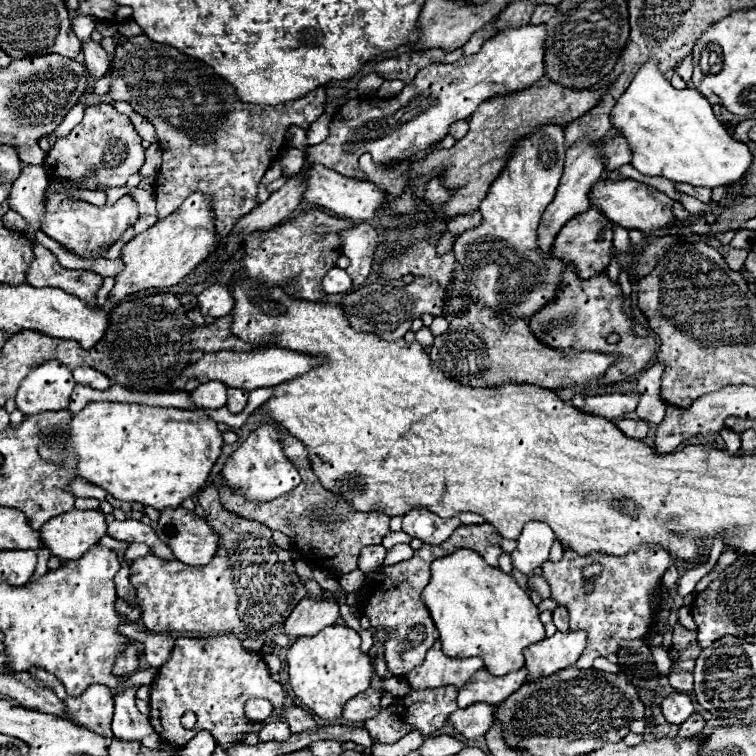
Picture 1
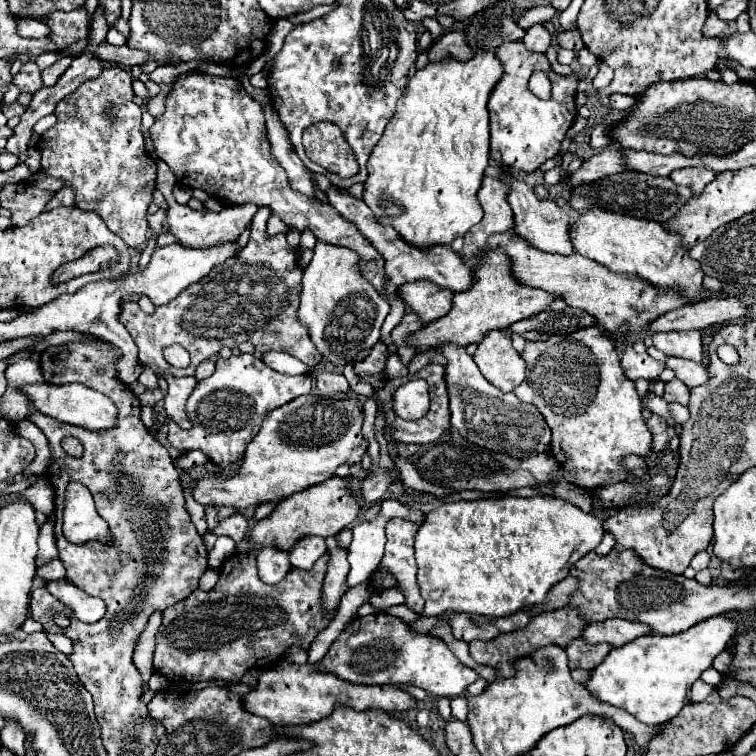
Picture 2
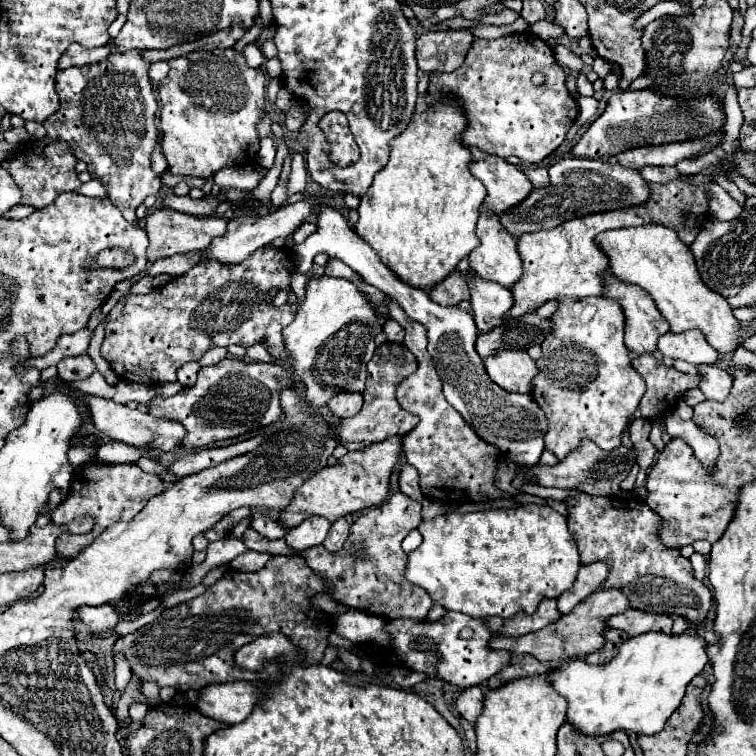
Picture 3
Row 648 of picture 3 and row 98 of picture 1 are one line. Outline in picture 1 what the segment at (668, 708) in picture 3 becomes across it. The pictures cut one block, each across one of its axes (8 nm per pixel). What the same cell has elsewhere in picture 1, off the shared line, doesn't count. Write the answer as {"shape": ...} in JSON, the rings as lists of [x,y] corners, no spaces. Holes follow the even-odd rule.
{"shape":[[[652,58],[646,62],[632,84],[626,88],[626,92],[616,102],[614,110],[610,112],[612,128],[618,132],[618,136],[626,138],[630,150],[632,150],[632,166],[644,174],[644,176],[662,176],[672,182],[686,182],[692,186],[704,186],[704,188],[716,188],[724,184],[732,184],[742,178],[742,174],[752,164],[752,154],[746,144],[736,142],[728,130],[716,120],[710,102],[694,88],[676,90],[666,80],[666,76],[658,70],[658,60]]]}

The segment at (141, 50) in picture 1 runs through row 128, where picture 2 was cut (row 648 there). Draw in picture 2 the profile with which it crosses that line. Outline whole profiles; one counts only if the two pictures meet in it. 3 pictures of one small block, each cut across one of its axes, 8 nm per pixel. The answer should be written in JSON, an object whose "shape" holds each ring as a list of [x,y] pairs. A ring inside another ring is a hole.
{"shape":[[[252,550],[232,554],[222,564],[218,584],[210,592],[194,590],[186,600],[164,610],[154,670],[174,682],[228,680],[236,684],[258,660],[260,668],[268,668],[294,644],[308,650],[316,634],[330,624],[320,600],[328,560],[330,556],[324,554],[310,570],[292,568],[282,582],[270,586],[260,582]]]}

